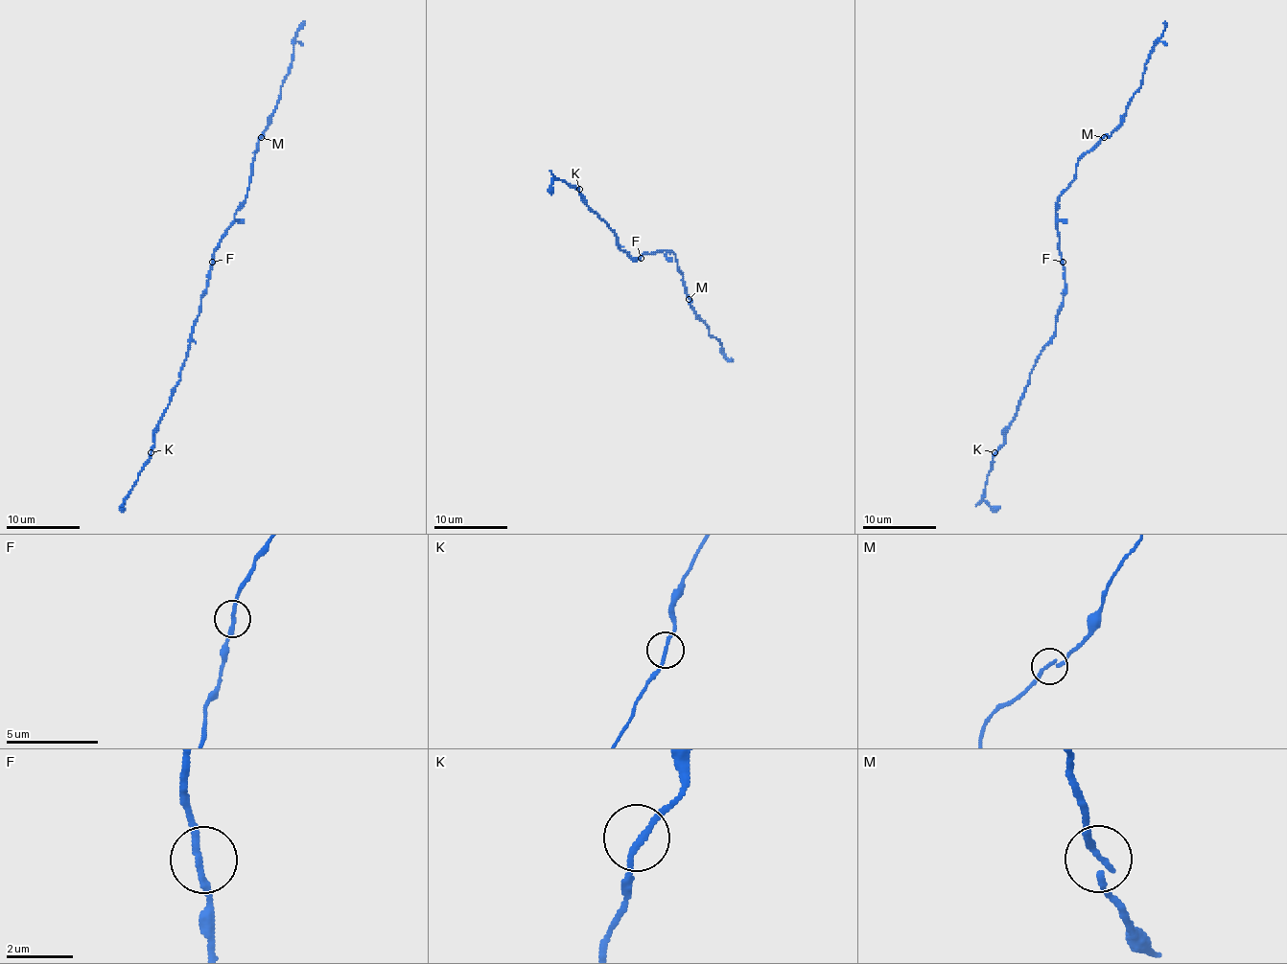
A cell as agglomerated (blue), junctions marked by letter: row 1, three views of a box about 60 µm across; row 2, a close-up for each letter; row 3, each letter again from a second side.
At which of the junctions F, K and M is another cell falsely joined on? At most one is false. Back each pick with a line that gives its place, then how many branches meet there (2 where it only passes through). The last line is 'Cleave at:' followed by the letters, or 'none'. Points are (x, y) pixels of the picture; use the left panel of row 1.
Cleave at: none

